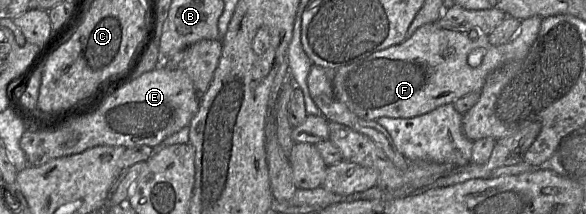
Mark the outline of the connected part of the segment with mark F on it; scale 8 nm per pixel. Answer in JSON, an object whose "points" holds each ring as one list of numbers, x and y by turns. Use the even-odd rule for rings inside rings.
{"points":[[539,16,524,19,511,41,496,46,489,42,486,34,475,29,452,31,441,29,436,22,425,24,400,44,336,69,334,94,351,112,364,120,423,115,442,105,453,104,469,93,480,93,493,71,509,62,524,59,539,34,541,23,542,17],[473,50,481,52,481,62,475,67,468,63,468,56]]}

